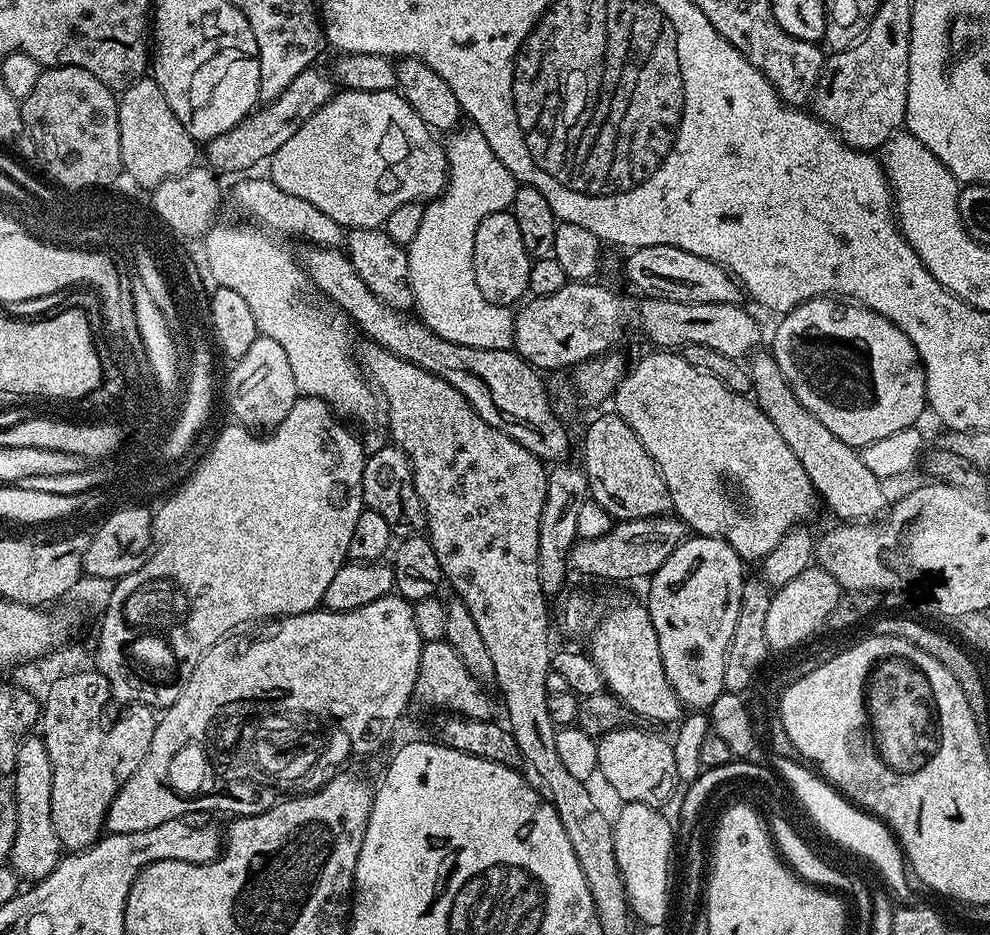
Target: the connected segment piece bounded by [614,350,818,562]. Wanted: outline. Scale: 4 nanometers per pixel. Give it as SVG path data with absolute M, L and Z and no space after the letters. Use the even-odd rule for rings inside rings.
M652 350L649 356L642 357L633 368L631 365L630 371L616 387L615 400L616 415L628 423L630 430L634 430L634 434L638 434L638 438L642 442L642 446L646 446L650 458L654 458L660 471L660 477L666 482L666 490L670 490L672 512L683 520L693 533L725 540L739 554L741 560L745 562L763 561L764 557L770 554L770 550L774 550L774 546L778 546L778 542L782 542L782 538L786 538L786 534L803 521L800 520L803 516L810 515L815 510L816 504L818 508L817 494L812 488L810 478L806 478L806 470L802 470L802 462L798 462L798 458L794 458L794 450L790 450L790 446L786 446L786 441L782 439L782 434L778 434L778 430L774 430L774 422L770 422L770 418L766 418L763 410L747 395L731 392L718 378L705 372L699 372L697 368L690 366L690 362L686 362L683 355L672 350Z

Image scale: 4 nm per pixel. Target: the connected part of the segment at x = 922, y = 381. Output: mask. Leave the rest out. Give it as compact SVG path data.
M817 298L808 300L805 304L800 304L797 308L783 313L779 320L780 325L777 326L776 333L772 336L770 354L778 362L786 382L790 382L798 402L802 402L802 406L806 406L806 410L810 410L810 414L814 414L814 418L818 418L818 422L822 422L822 426L826 426L826 430L830 430L830 434L834 434L834 438L842 438L842 442L859 450L865 448L870 442L878 442L878 438L890 438L890 434L894 434L898 430L913 427L917 423L916 419L926 412L928 399L926 378L924 368L920 365L918 350L914 350L914 342L910 342L910 338L906 338L906 334L902 334L902 330L898 330L898 326L894 326L894 322L890 322L882 314L871 312L869 308L862 308L855 302L841 302L836 298Z

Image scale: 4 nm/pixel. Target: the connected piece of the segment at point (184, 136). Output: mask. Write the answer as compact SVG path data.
M141 78L118 96L118 130L120 131L120 162L123 171L145 190L158 187L175 176L188 172L197 163L197 141L178 122L166 94L156 85L155 79Z

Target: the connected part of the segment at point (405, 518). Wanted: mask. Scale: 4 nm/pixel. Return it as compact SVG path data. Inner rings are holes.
M380 446L375 451L376 453L373 456L371 453L364 462L362 494L365 509L374 514L382 514L393 537L403 538L423 533L428 526L428 515L422 506L422 498L418 498L412 468L408 464L406 454L395 446Z

